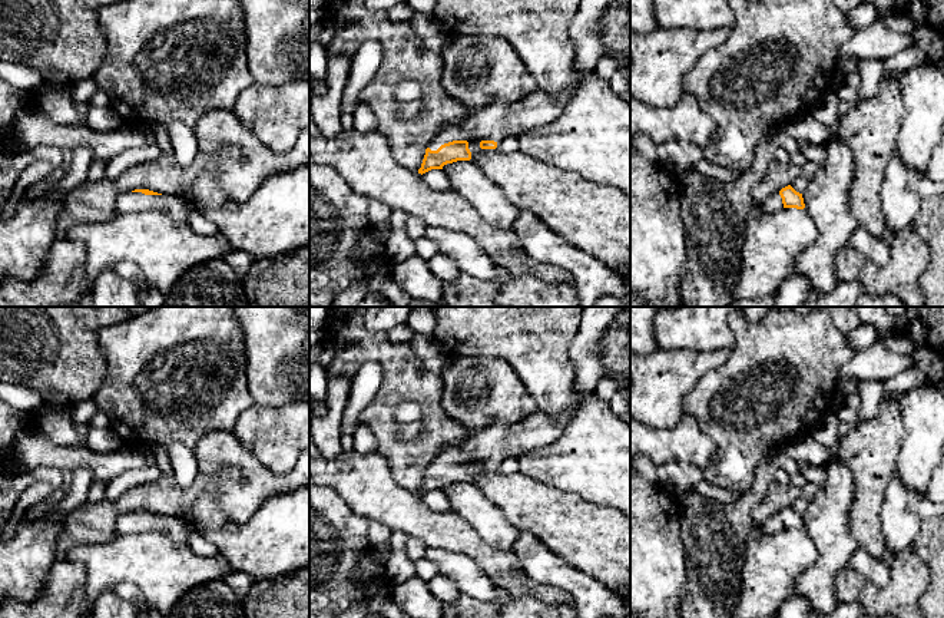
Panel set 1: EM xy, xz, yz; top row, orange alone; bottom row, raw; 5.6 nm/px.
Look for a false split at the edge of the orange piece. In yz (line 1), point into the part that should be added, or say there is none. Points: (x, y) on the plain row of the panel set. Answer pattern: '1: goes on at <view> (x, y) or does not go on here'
1: goes on at yz (772, 525)

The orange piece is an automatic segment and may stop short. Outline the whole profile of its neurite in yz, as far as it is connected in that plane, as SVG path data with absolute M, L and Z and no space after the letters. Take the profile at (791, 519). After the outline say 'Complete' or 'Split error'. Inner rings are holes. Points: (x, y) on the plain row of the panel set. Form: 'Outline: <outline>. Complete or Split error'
Outline: M788 506L782 509L778 516L772 516L764 522L756 532L772 535L781 532L782 529L804 531L805 525L802 515L796 513L791 506Z. Split error

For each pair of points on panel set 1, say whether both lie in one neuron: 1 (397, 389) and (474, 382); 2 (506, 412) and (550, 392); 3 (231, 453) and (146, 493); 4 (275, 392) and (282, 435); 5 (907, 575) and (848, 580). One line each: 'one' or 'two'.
1: two
2: two
3: one
4: two
5: one

